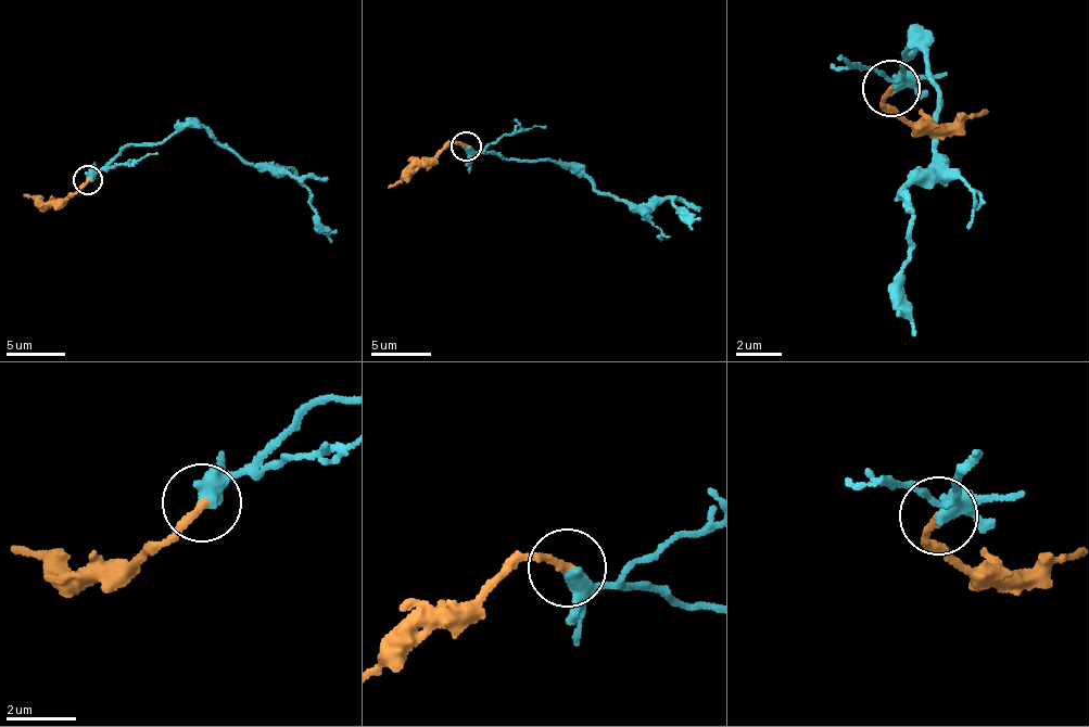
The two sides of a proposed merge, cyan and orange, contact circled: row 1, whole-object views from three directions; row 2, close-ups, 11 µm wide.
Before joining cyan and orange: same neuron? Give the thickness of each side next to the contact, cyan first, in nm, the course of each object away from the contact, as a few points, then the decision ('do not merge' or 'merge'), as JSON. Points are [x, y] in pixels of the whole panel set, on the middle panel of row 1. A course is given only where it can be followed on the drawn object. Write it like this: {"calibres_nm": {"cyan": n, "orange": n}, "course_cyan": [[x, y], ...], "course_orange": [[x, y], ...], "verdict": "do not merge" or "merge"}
{"calibres_nm": {"cyan": 500, "orange": 240}, "course_cyan": [[465, 145], [509, 160], [545, 160], [583, 171], [599, 193], [623, 202], [663, 202], [668, 199], [691, 229]], "course_orange": [[465, 145], [448, 142], [390, 187]], "verdict": "merge"}

